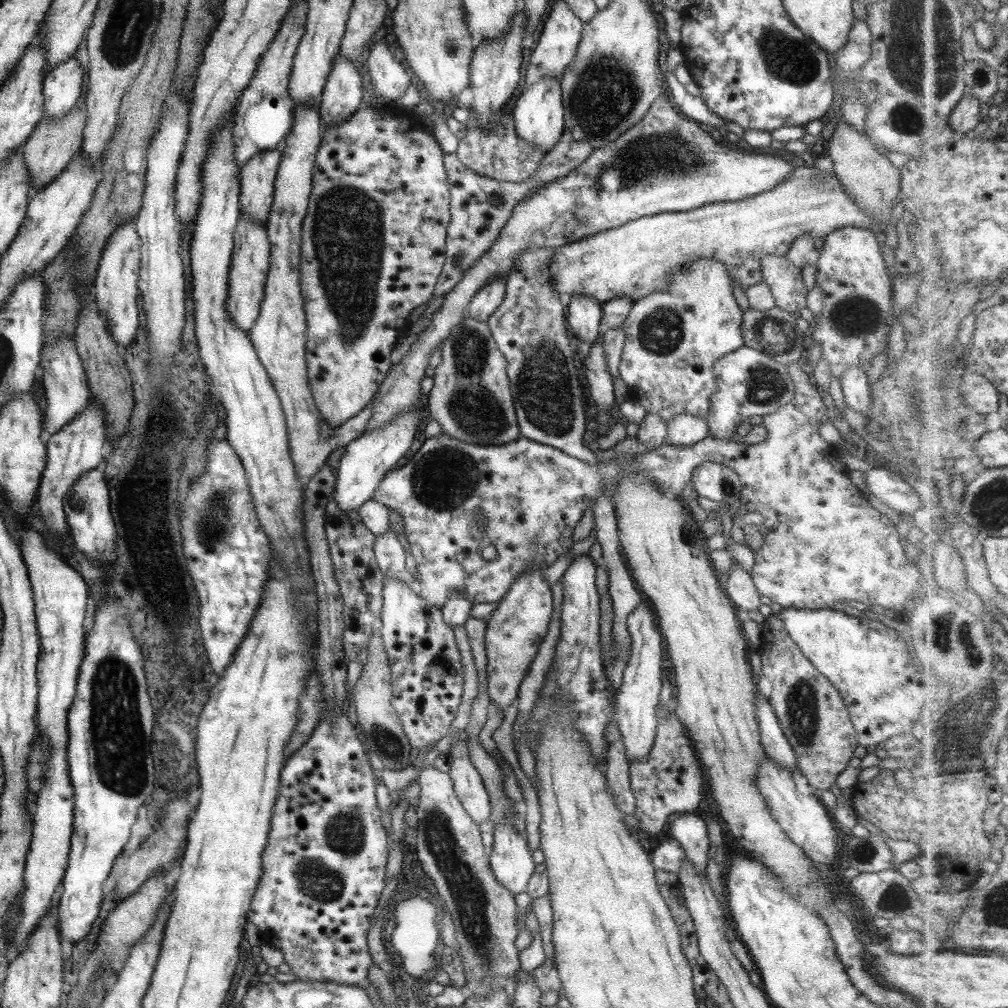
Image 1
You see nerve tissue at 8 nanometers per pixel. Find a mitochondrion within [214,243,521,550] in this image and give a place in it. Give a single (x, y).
(469, 348)

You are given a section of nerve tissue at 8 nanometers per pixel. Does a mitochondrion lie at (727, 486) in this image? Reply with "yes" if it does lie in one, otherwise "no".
yes

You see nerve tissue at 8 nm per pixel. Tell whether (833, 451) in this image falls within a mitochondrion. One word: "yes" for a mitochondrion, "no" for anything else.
no

